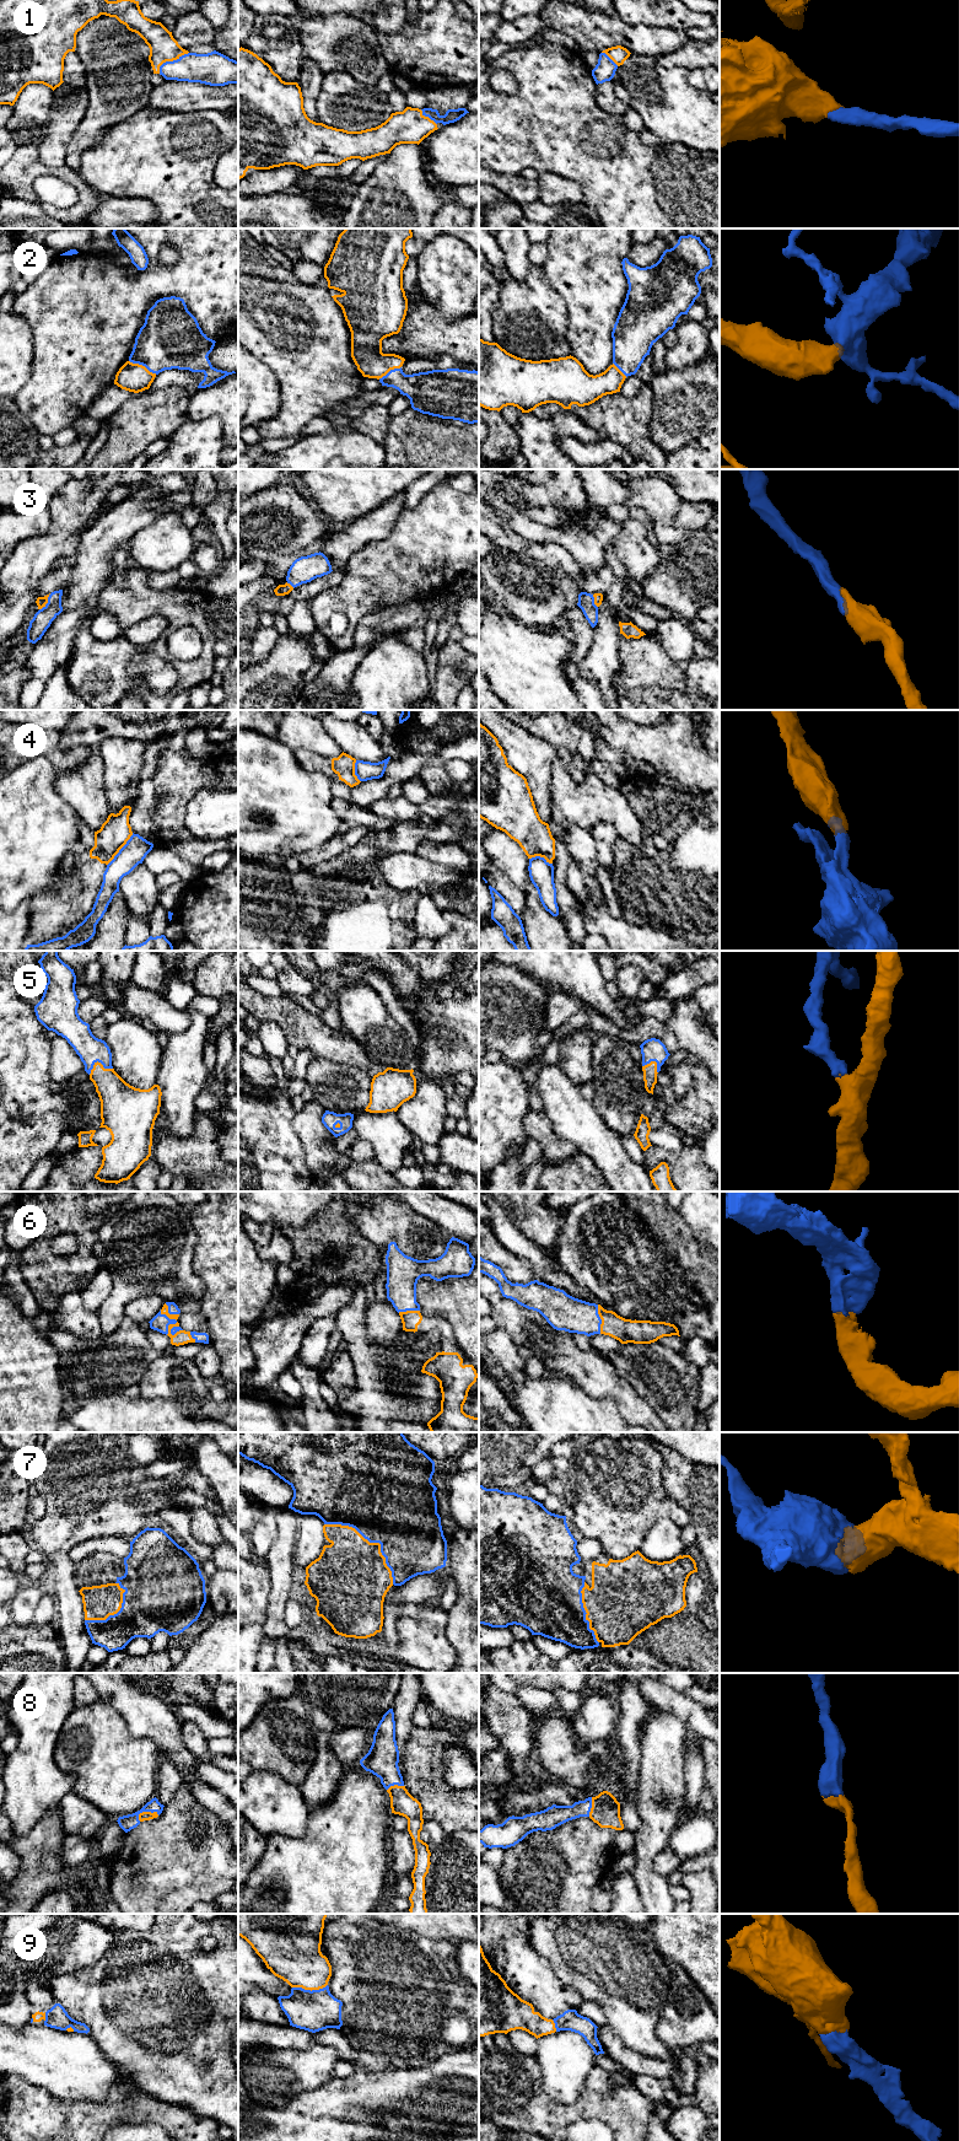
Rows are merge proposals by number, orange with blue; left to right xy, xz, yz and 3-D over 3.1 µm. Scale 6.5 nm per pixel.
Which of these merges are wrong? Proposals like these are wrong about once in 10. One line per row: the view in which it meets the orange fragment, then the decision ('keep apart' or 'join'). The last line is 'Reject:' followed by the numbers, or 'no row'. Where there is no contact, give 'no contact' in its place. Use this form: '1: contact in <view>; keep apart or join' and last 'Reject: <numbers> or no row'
1: contact in xy; join
2: contact in xy; join
3: contact in xy; join
4: contact in xy; keep apart
5: contact in xy; join
6: contact in xy; join
7: contact in xz; join
8: contact in xy; join
9: contact in xz; join
Reject: 4

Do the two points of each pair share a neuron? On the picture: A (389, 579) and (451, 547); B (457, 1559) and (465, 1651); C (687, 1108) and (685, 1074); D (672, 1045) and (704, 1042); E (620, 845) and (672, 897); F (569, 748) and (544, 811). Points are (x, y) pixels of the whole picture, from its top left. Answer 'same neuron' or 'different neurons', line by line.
A: same neuron
B: same neuron
C: different neurons
D: different neurons
E: same neuron
F: different neurons

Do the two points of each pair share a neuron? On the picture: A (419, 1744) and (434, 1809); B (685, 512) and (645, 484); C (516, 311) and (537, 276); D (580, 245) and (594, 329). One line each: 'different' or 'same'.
A: same
B: different
C: same
D: same

